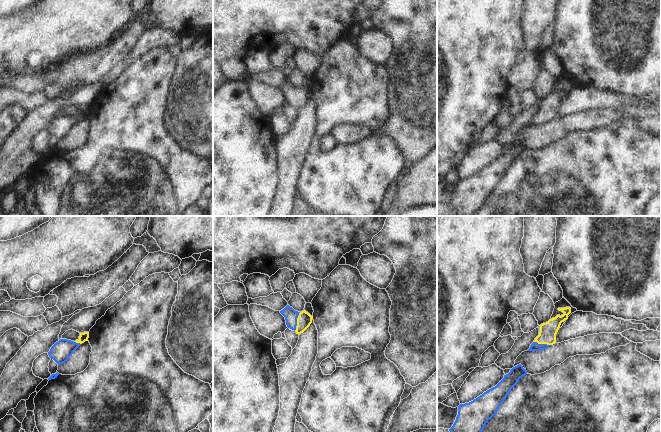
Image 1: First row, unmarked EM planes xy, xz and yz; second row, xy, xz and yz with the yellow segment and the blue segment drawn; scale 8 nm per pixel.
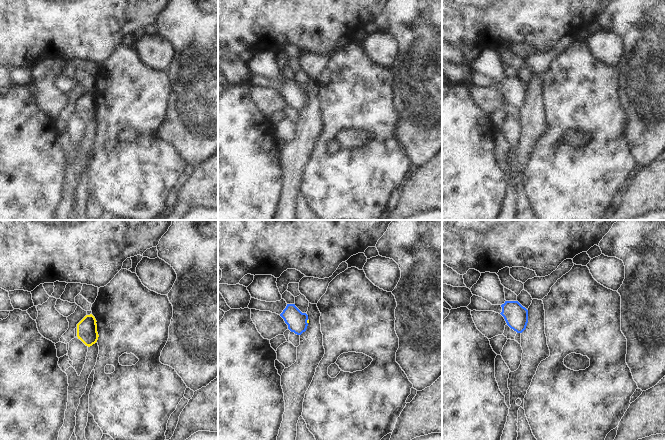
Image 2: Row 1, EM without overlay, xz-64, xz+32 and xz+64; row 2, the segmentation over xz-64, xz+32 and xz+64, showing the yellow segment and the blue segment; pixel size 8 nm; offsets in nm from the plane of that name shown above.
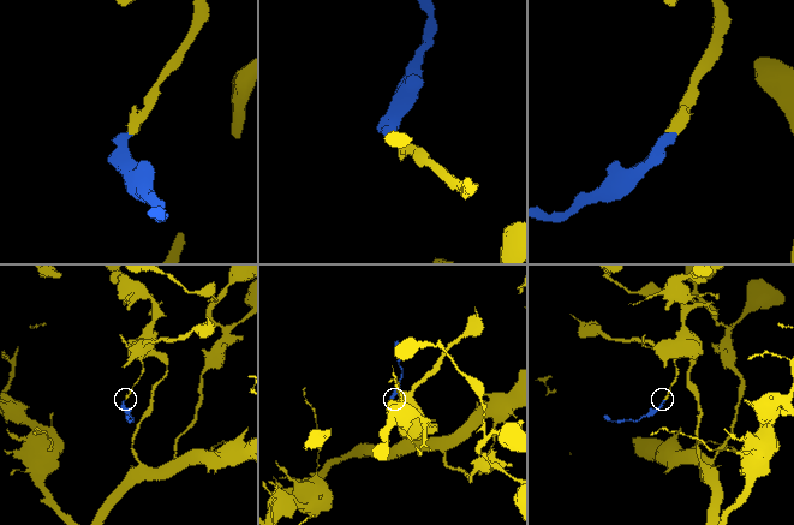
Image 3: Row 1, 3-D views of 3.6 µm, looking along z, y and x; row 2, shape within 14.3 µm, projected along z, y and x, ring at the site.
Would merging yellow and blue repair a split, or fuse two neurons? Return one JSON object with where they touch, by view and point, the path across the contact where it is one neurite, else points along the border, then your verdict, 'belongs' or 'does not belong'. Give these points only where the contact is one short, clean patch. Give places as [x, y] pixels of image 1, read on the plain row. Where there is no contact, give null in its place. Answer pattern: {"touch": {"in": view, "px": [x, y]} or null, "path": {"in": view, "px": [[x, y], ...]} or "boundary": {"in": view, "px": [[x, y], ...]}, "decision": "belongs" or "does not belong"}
{"touch": {"in": "xz", "px": [297, 97]}, "path": {"in": "xz", "px": [[304, 95], [297, 97], [289, 89]]}, "decision": "belongs"}

